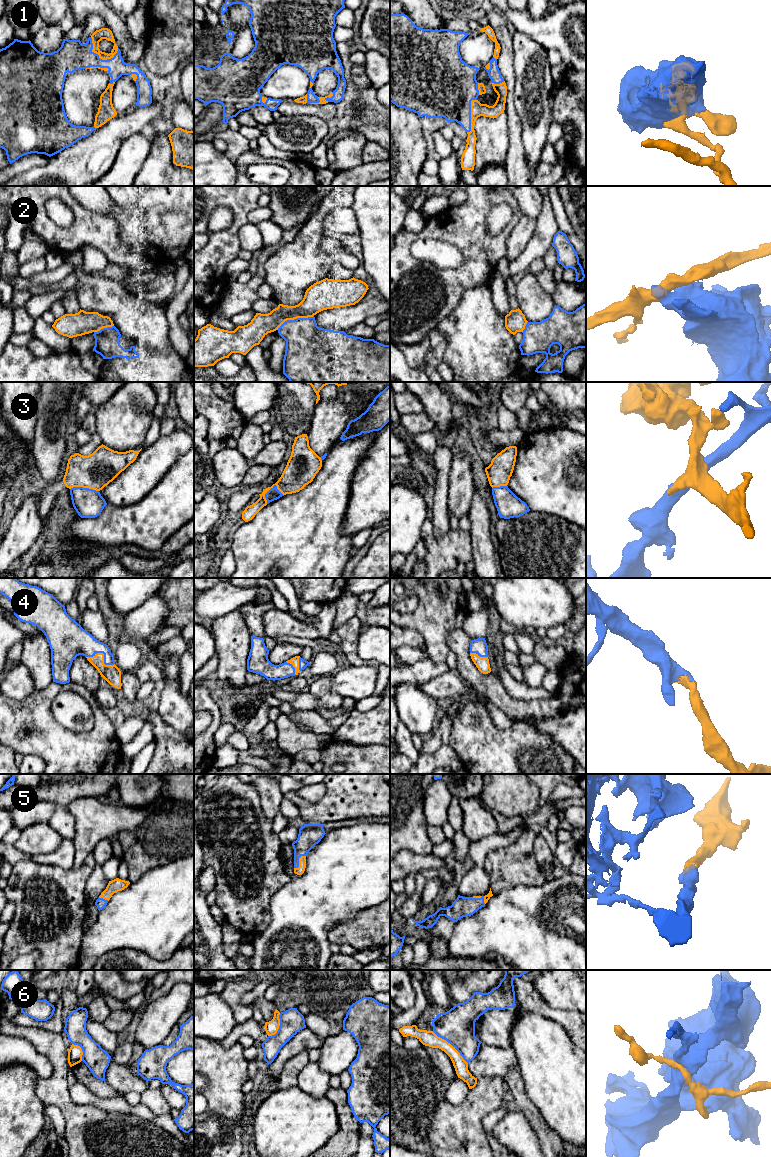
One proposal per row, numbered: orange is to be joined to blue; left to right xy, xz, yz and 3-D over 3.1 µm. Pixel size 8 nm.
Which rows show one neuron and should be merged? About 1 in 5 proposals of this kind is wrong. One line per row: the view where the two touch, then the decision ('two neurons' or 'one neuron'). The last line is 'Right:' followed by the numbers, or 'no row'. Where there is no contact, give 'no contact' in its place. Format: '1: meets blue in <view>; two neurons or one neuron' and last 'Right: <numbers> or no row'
1: meets blue in xy; one neuron
2: meets blue in xz; two neurons
3: meets blue in xz; two neurons
4: meets blue in xy; one neuron
5: meets blue in xz; one neuron
6: meets blue in yz; two neurons
Right: 1, 4, 5

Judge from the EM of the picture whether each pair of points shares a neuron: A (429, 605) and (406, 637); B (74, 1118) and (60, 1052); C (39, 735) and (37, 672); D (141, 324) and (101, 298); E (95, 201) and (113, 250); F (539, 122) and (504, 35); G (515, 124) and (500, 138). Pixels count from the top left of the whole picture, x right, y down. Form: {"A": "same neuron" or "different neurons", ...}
{"A": "different neurons", "B": "same neuron", "C": "different neurons", "D": "same neuron", "E": "different neurons", "F": "different neurons", "G": "different neurons"}

